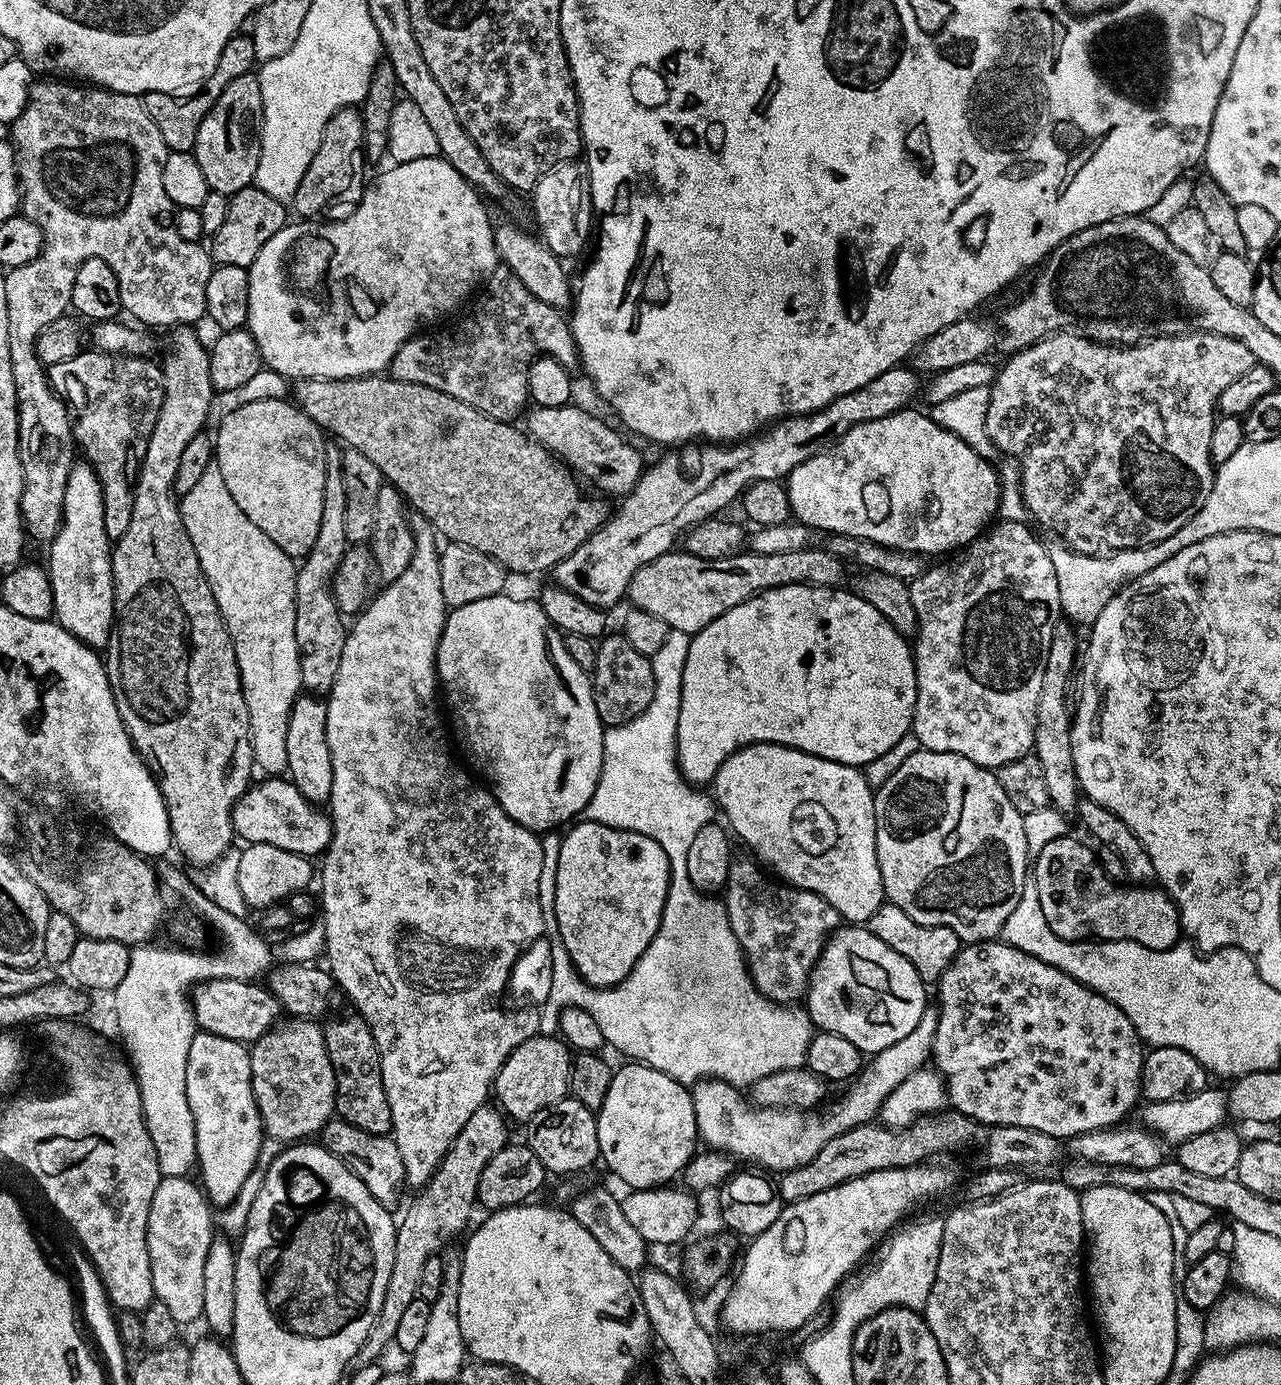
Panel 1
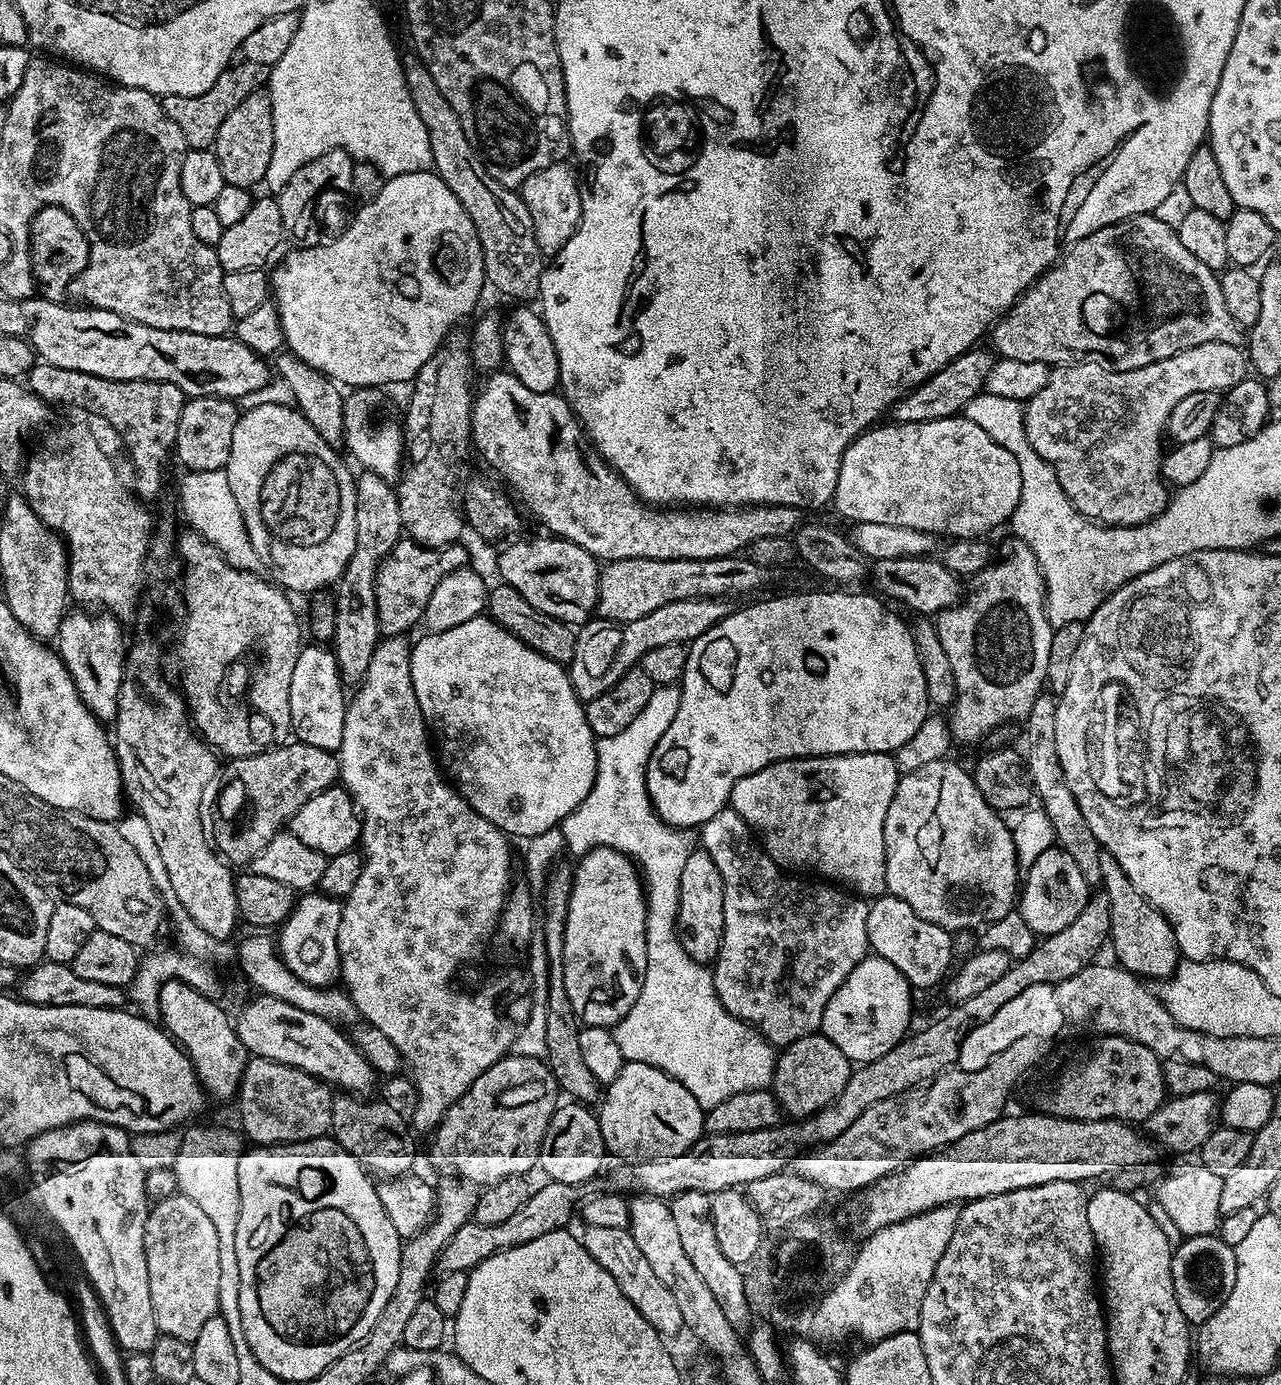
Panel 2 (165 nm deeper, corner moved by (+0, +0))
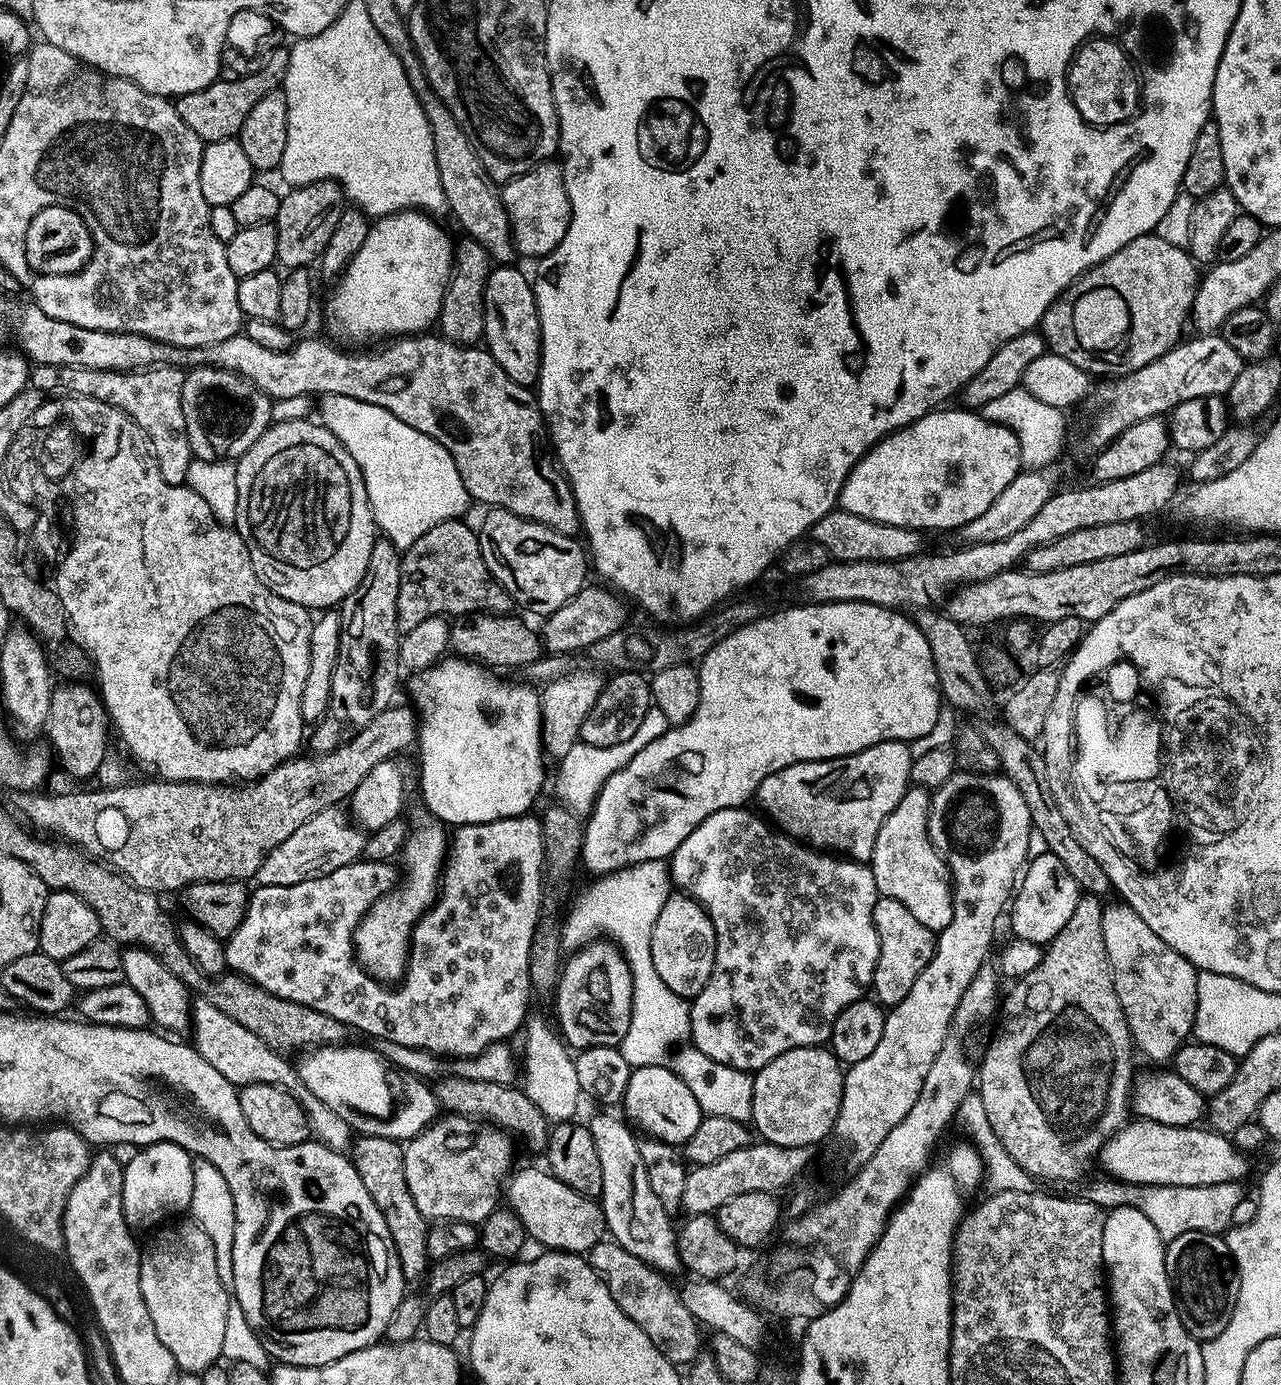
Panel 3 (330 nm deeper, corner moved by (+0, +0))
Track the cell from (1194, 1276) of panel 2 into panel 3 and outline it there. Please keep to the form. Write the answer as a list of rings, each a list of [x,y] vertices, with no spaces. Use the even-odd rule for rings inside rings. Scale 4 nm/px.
[[[1214,1232],[1178,1234],[1178,1238],[1167,1241],[1164,1261],[1168,1281],[1172,1292],[1176,1295],[1176,1309],[1180,1312],[1182,1326],[1186,1326],[1189,1334],[1198,1341],[1218,1338],[1218,1334],[1222,1334],[1222,1330],[1226,1330],[1226,1322],[1230,1322],[1240,1289],[1240,1273],[1236,1270],[1236,1261],[1232,1259],[1227,1239]]]

